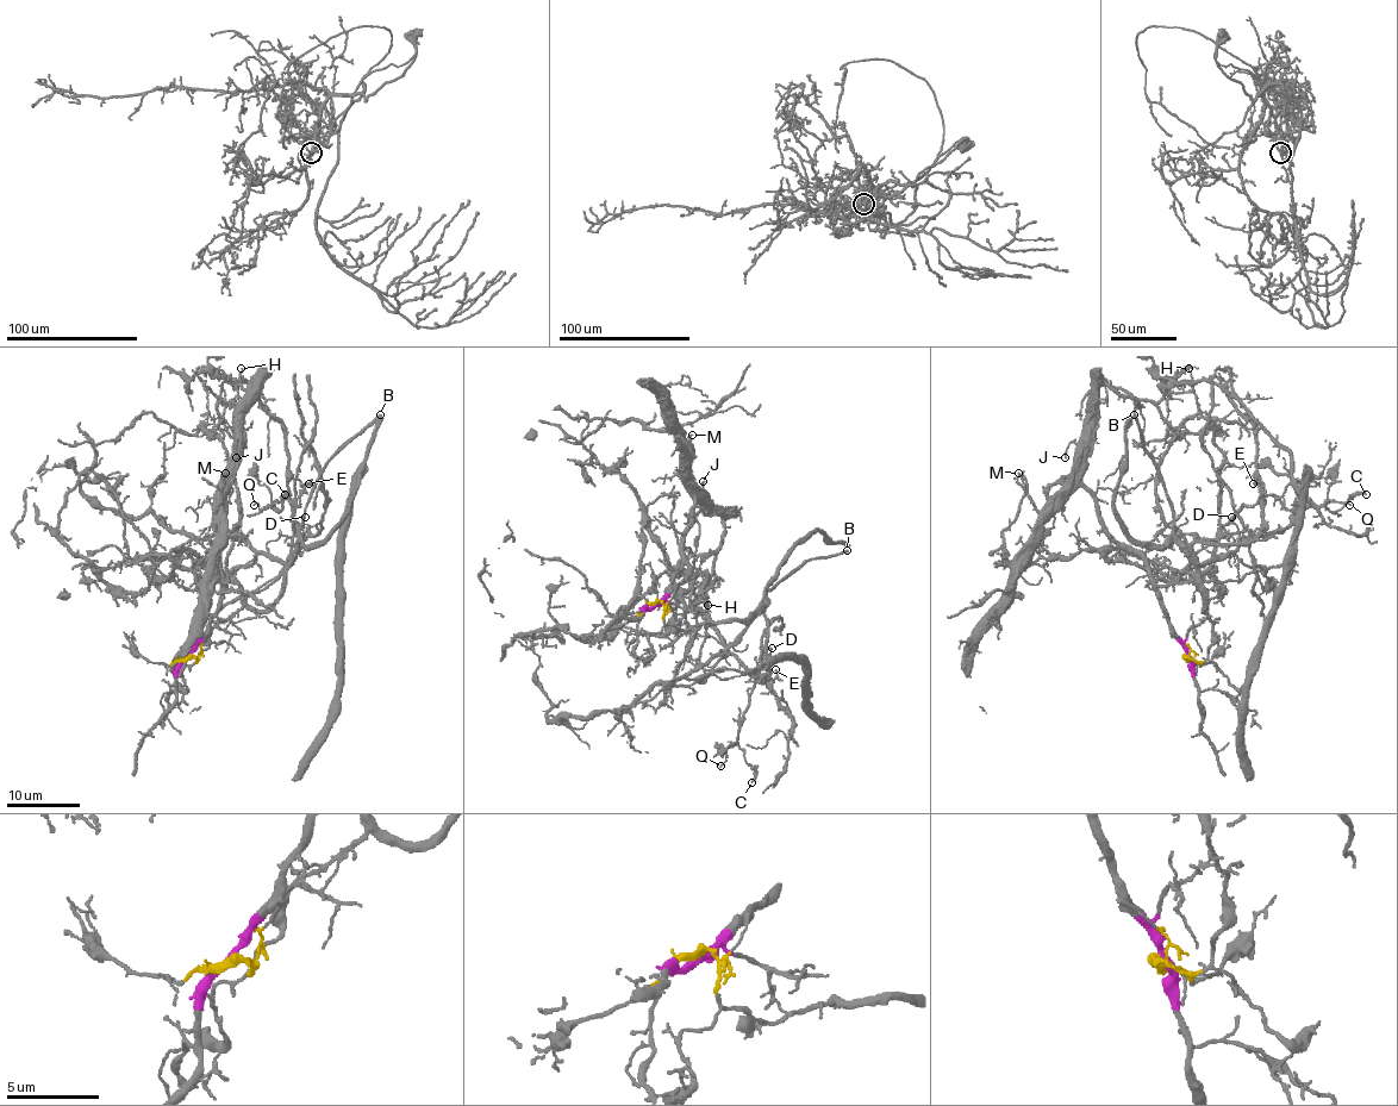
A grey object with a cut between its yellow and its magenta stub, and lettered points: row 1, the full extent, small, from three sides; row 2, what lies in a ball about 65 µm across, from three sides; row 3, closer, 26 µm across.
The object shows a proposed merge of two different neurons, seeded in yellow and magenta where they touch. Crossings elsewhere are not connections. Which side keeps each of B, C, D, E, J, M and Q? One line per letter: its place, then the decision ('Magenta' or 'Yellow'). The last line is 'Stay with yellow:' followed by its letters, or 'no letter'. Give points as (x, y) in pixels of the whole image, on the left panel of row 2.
B: Place: (380, 414). Yellow
C: Place: (285, 494). Yellow
D: Place: (305, 517). Yellow
E: Place: (309, 483). Yellow
J: Place: (236, 457). Magenta
M: Place: (225, 473). Magenta
Q: Place: (254, 505). Yellow
Stay with yellow: B, C, D, E, Q

